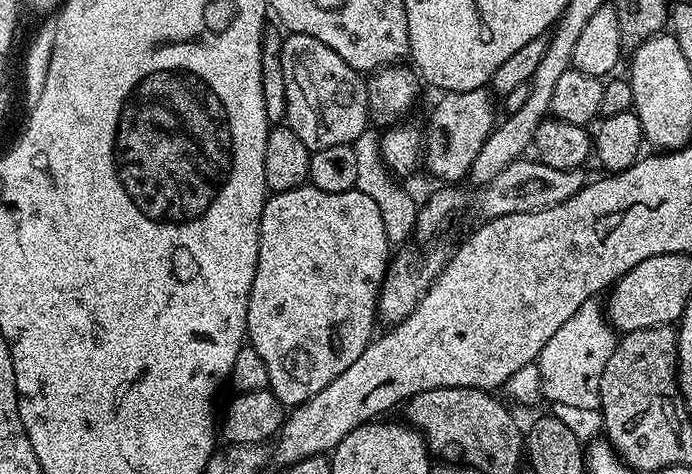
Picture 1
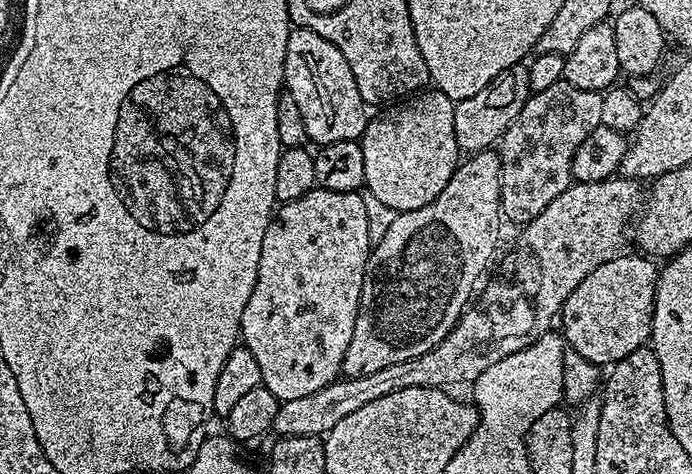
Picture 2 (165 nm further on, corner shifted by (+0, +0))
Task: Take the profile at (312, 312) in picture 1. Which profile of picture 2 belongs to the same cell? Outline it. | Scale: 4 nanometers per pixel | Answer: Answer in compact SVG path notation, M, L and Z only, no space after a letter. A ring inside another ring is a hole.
M315 187L311 192L302 194L302 198L294 198L275 209L272 219L268 221L266 238L262 238L262 258L258 258L256 285L254 290L250 290L250 302L246 302L246 310L242 310L240 340L243 347L248 348L258 361L258 370L262 370L263 387L271 390L277 400L283 402L290 398L303 398L305 394L314 394L314 390L322 390L322 386L331 384L341 375L340 367L344 361L346 346L350 346L350 334L354 334L354 318L358 314L358 302L362 298L362 278L368 265L369 251L366 207L360 192L335 192Z

